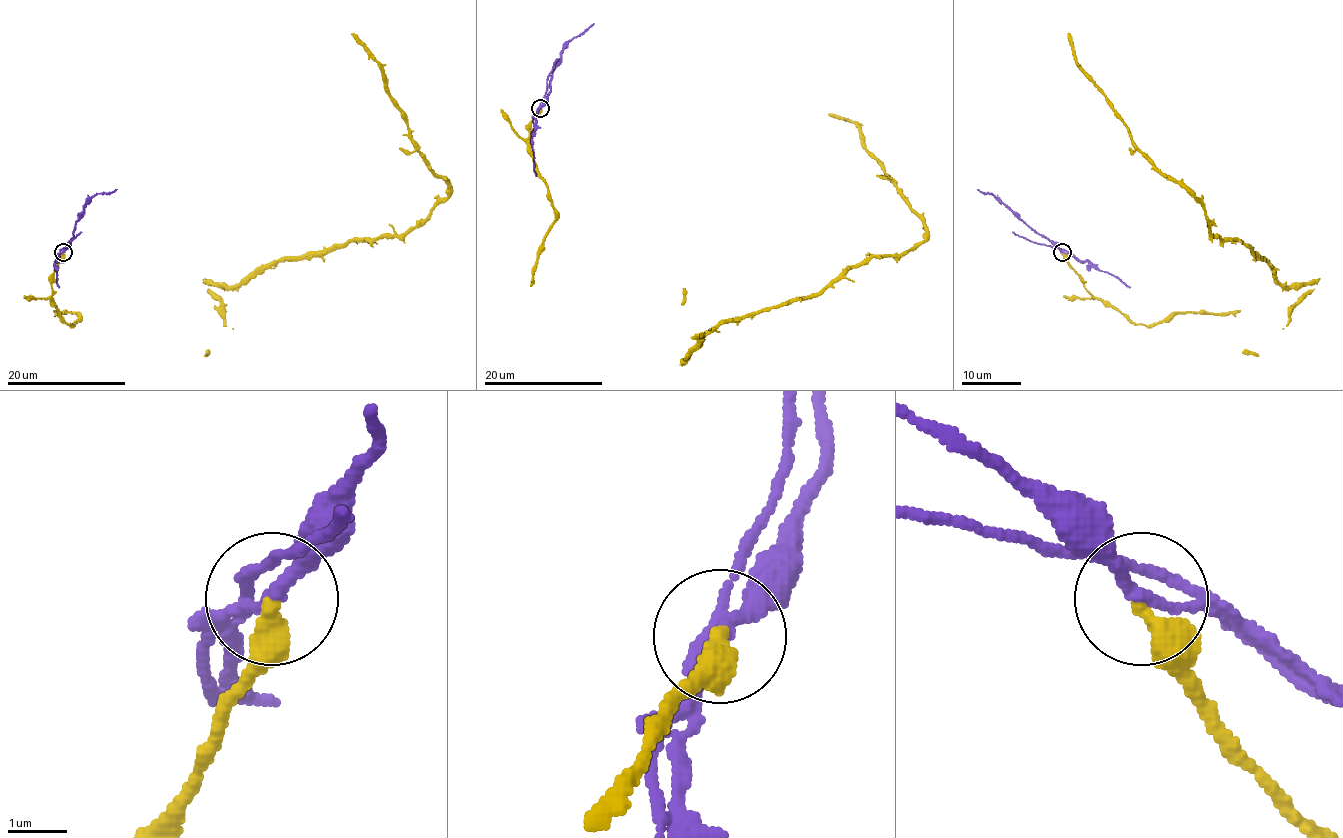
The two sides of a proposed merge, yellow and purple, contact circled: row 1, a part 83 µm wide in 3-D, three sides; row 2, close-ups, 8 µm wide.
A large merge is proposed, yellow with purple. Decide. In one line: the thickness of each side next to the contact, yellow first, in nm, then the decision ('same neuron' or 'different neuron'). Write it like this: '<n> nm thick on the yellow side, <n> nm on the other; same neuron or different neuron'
360 nm thick on the yellow side, 220 nm on the other; different neuron

